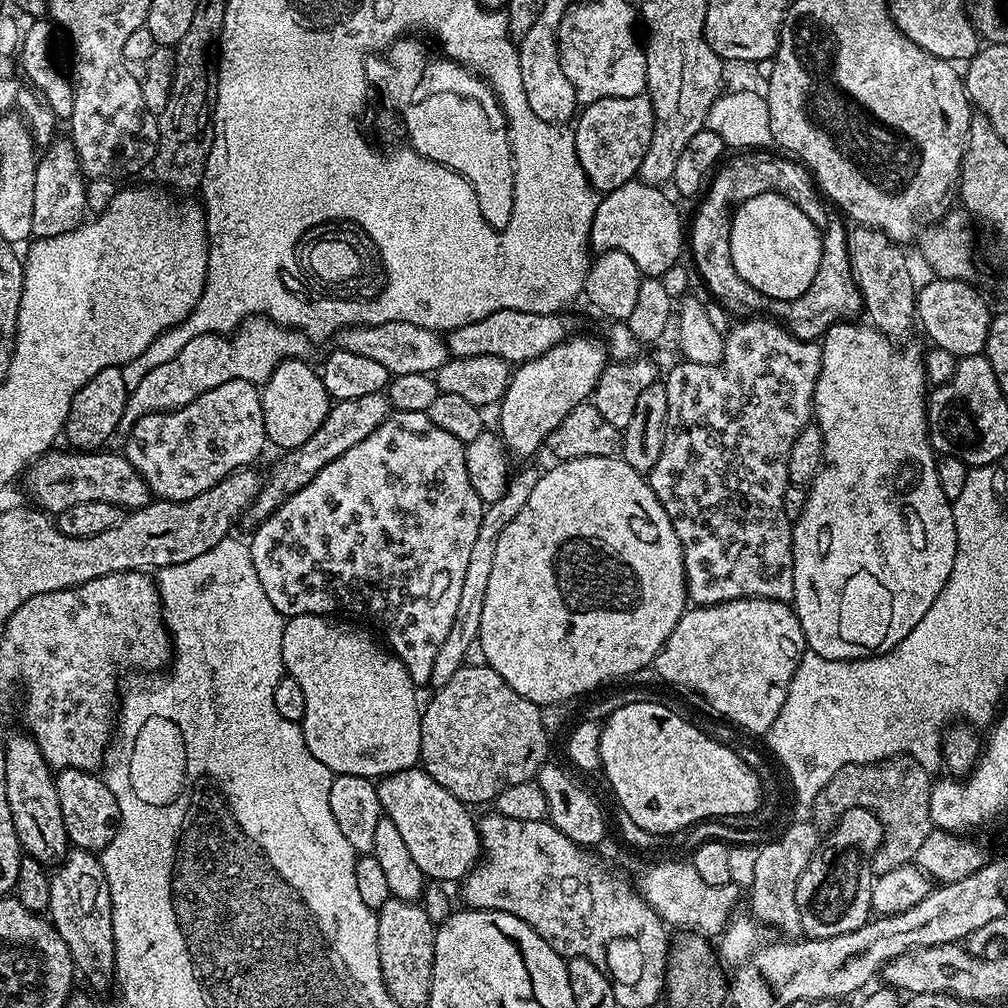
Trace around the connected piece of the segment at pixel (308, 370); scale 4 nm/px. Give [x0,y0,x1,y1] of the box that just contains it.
[262,360,330,450]

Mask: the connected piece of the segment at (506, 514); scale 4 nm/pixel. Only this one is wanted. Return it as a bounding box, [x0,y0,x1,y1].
[428,468,542,689]

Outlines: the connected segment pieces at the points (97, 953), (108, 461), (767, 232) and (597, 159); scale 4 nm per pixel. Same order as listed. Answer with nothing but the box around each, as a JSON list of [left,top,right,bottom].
[[46,847,116,992],[28,450,150,514],[728,192,822,302],[574,94,654,193]]

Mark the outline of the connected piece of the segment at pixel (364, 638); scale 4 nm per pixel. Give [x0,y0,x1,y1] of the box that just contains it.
[282,616,422,778]

